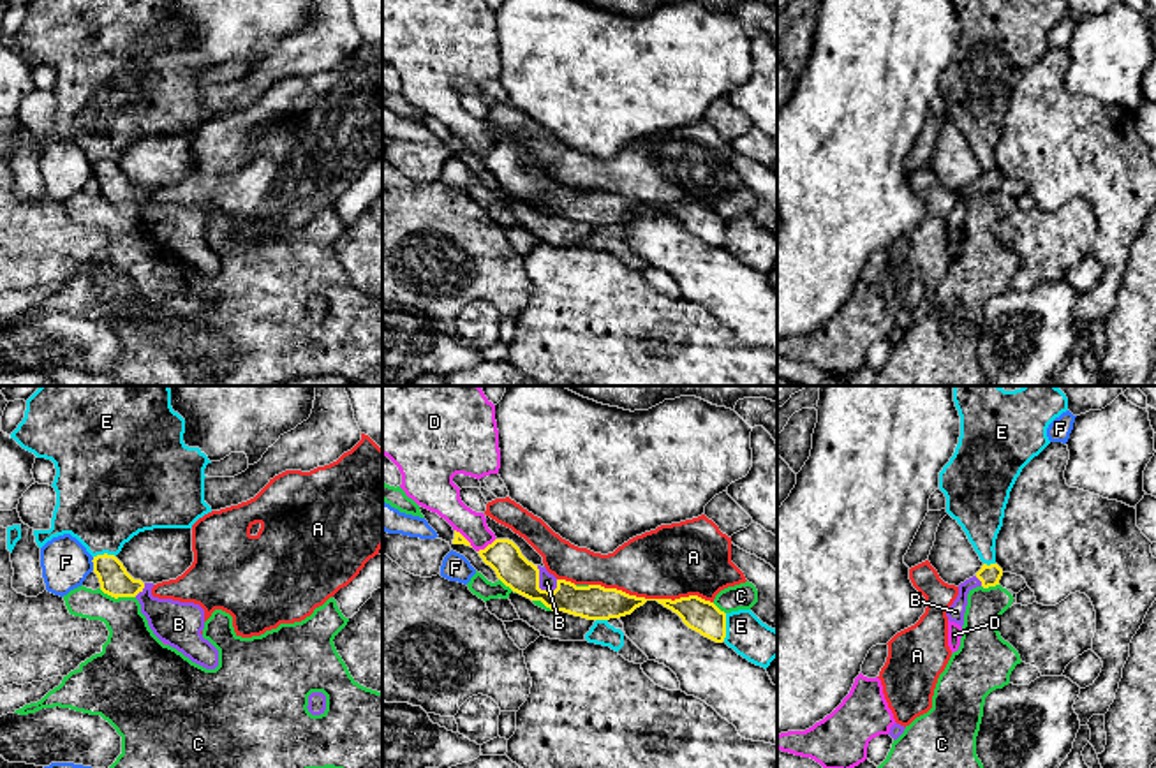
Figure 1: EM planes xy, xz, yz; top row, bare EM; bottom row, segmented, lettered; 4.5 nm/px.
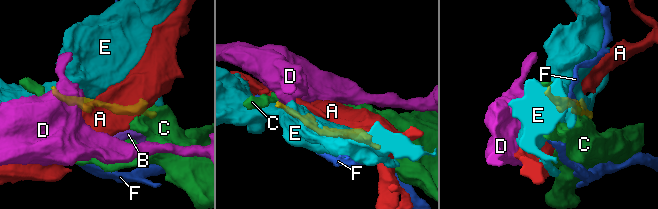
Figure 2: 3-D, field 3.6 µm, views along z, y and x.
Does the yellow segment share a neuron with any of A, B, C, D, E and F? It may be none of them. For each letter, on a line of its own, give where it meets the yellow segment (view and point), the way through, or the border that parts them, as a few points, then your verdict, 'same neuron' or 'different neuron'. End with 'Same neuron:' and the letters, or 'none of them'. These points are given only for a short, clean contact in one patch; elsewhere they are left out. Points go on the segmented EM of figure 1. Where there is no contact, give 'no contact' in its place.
A: contact xz (651, 599); different neuron
B: contact xz (538, 583); way xz (513, 569), (538, 583), (547, 582); same neuron
C: contact xy (117, 598); different neuron
D: contact xz (489, 545); different neuron
E: contact xz (725, 627); different neuron
F: contact xy (94, 564); border xy (94, 557), (92, 569); different neuron
Same neuron: B

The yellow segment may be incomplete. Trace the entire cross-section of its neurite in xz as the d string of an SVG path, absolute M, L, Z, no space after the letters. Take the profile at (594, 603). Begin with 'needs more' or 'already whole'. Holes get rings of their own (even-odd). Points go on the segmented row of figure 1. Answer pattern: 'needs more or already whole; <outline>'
needs more; M495 539L492 544L488 544L485 550L479 550L478 553L483 558L483 562L495 571L497 578L506 587L530 601L541 601L552 611L564 611L587 620L610 620L631 615L647 601L657 601L664 608L677 613L689 629L700 632L701 636L715 643L722 643L726 638L726 613L721 611L714 602L705 601L698 595L680 597L675 601L645 599L629 595L617 588L604 588L601 585L576 587L571 581L557 580L553 574L546 571L546 567L534 565L532 562L529 562L522 555L520 548L509 539Z

